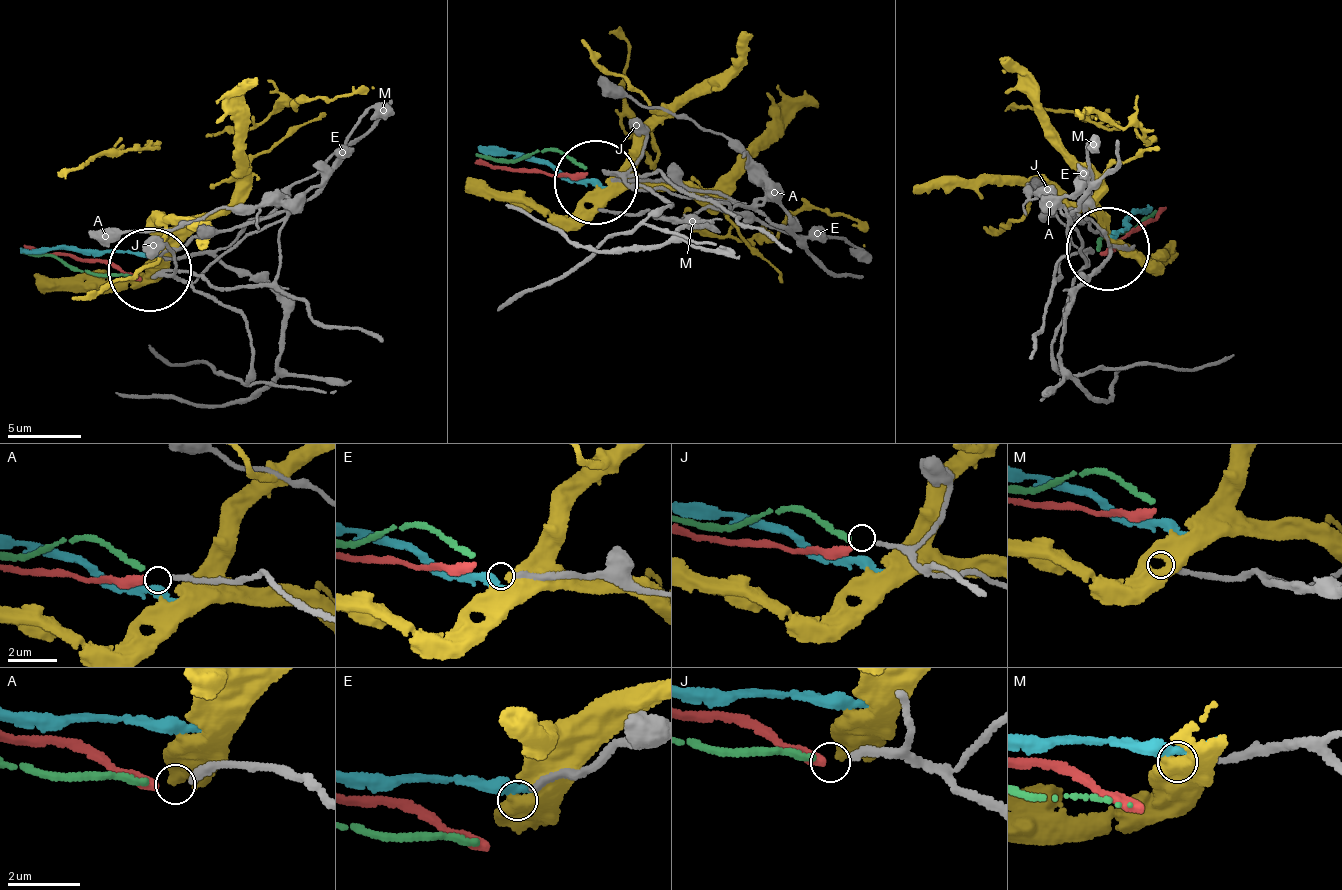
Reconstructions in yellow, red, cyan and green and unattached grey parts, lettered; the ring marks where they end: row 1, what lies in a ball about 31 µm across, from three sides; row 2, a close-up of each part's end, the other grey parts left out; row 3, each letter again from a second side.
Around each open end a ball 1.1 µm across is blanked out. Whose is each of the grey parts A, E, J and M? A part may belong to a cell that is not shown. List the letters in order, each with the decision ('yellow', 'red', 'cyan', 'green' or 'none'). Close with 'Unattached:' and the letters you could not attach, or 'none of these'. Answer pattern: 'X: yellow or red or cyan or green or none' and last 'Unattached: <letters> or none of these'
A: red
E: none
J: green
M: none
Unattached: E, M

